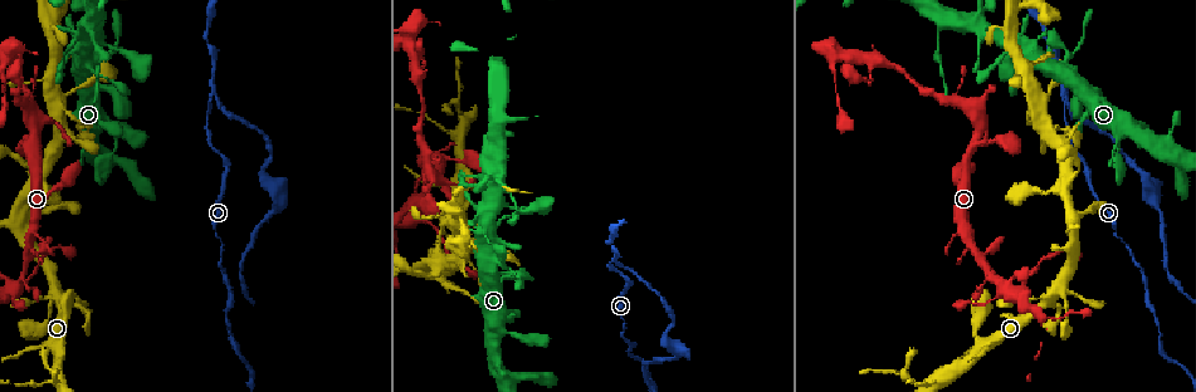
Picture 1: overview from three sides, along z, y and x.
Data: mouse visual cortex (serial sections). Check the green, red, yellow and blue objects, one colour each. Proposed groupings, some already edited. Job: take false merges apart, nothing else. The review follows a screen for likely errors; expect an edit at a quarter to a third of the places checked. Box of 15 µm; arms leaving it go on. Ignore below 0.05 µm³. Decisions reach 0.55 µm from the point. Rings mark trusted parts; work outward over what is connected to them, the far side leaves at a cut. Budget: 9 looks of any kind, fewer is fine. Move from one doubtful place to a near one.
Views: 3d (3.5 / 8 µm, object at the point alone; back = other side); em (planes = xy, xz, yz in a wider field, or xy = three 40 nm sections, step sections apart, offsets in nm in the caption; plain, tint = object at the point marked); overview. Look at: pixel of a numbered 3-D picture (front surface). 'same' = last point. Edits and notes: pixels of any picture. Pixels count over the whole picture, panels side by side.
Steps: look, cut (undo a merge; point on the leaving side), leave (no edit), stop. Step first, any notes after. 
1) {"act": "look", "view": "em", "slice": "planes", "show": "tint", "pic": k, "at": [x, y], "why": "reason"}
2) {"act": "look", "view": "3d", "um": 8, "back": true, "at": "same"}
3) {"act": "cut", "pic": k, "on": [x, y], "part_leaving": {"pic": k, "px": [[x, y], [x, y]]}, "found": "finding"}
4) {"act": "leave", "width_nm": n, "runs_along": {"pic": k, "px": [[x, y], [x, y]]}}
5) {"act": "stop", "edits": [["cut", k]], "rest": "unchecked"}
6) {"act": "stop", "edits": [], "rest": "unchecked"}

{"act": "look", "view": "3d", "um": 3.5, "pic": 1, "at": [942, 26], "why": "thin arm on a thick one"}

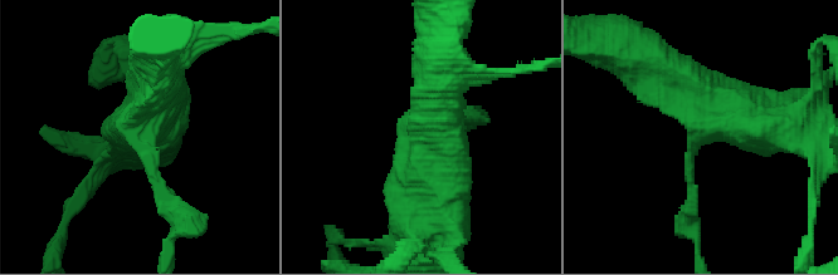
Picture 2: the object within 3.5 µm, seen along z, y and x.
{"act": "look", "view": "em", "slice": "xy", "step": 1, "show": "tint", "pic": 2, "at": [705, 129], "arms": 3, "arm_widths_nm": [150, 600, 600]}

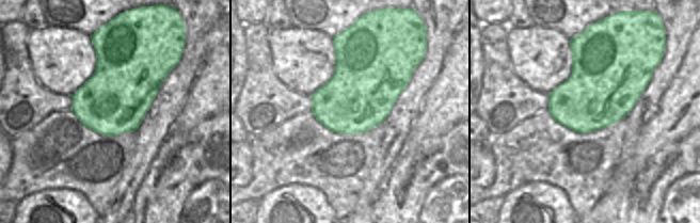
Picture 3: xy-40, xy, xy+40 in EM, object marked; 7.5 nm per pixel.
{"act": "leave", "runs_along": {"pic": 2, "px": [[802, 128], [712, 106], [654, 63]]}, "found": "all the same cell"}

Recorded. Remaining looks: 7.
{"act": "look", "view": "3d", "um": 3.5, "back": true, "pic": 1, "at": [434, 261], "why": "four arms meet"}

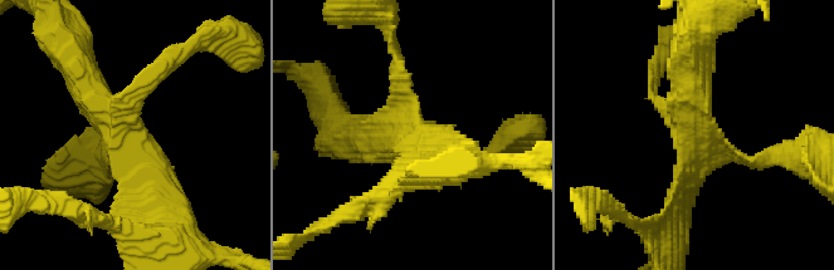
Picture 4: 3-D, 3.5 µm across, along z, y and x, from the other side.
{"act": "look", "view": "em", "slice": "xy", "step": 1, "show": "tint", "pic": 4, "at": [696, 150]}

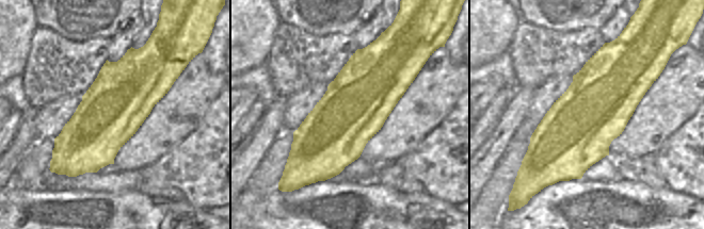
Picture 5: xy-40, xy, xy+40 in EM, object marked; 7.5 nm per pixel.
{"act": "look", "view": "em", "slice": "xy", "step": 2, "show": "tint", "at": "same"}

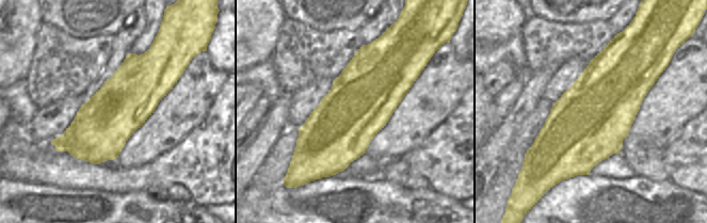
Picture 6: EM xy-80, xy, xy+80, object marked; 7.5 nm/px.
{"act": "leave", "width_nm": 500, "runs_along": {"pic": 4, "px": [[174, 214], [174, 195], [84, 79]]}, "found": "continuous, no second cell"}

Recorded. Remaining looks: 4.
{"act": "look", "view": "3d", "um": 3.5, "pic": 1, "at": [502, 268], "why": "small branch off a trunk"}

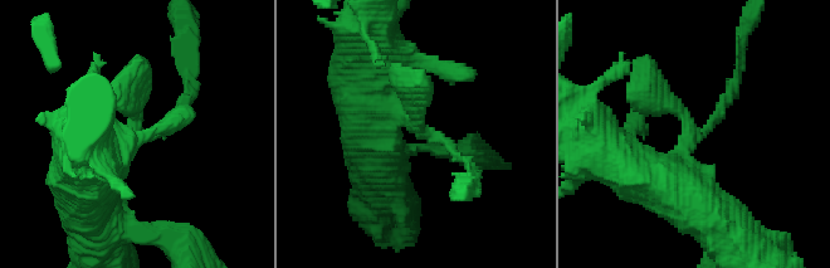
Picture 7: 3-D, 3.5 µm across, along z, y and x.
{"act": "look", "view": "em", "slice": "xy", "step": 3, "show": "tint", "pic": 7, "at": [422, 126]}

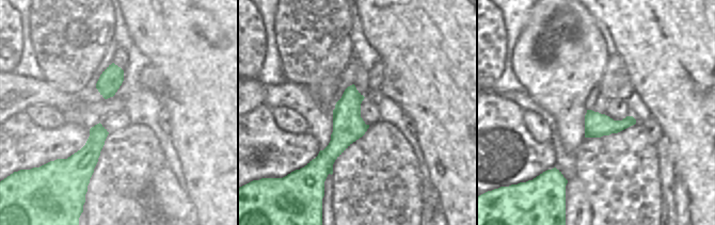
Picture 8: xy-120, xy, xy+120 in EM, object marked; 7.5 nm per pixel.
{"act": "leave", "arm_widths_nm": [100, 300, 600], "runs_along": {"pic": 7, "px": [[88, 194], [138, 136], [138, 67]]}, "found": "all the same cell"}

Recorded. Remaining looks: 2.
{"act": "look", "view": "3d", "um": 3.5, "pic": 1, "at": [1064, 99], "why": "a narrow waist"}

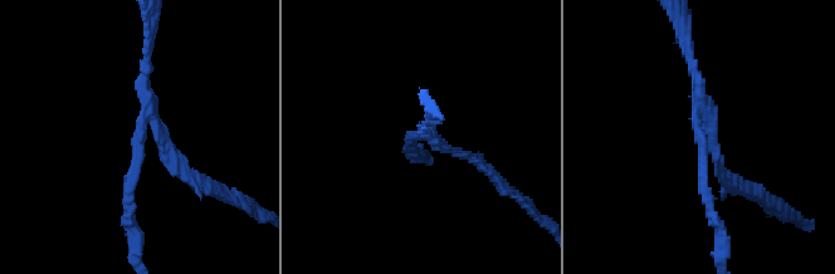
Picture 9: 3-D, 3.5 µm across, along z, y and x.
{"act": "look", "view": "em", "slice": "xy", "step": 2, "show": "tint", "pic": 9, "at": [697, 137]}

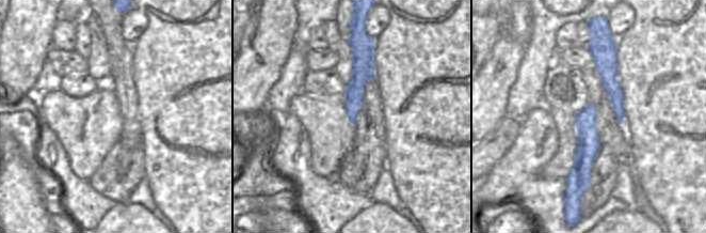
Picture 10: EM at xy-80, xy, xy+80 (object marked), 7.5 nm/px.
{"act": "cut", "pic": 9, "on": [177, 157], "arms": 3, "arm_widths_nm": [150, 150, 150], "border": {"pic": 10, "px": [[614, 44], [591, 51]]}, "found": "a second cell is stuck on"}

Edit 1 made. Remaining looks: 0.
{"act": "stop", "edits": [["cut", 9]], "rest": "unchecked"}

